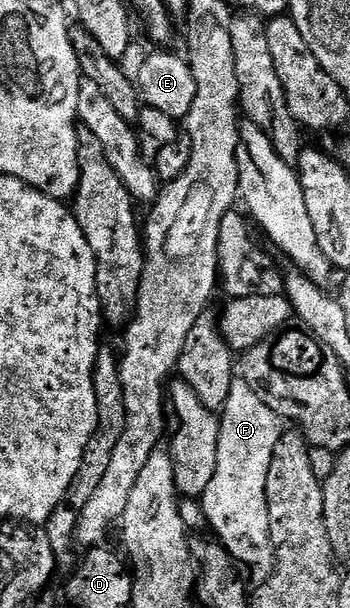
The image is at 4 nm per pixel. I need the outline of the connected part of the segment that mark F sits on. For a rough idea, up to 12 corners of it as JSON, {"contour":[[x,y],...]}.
{"contour":[[236,380],[199,502],[253,583],[270,580],[266,476],[282,419]]}

